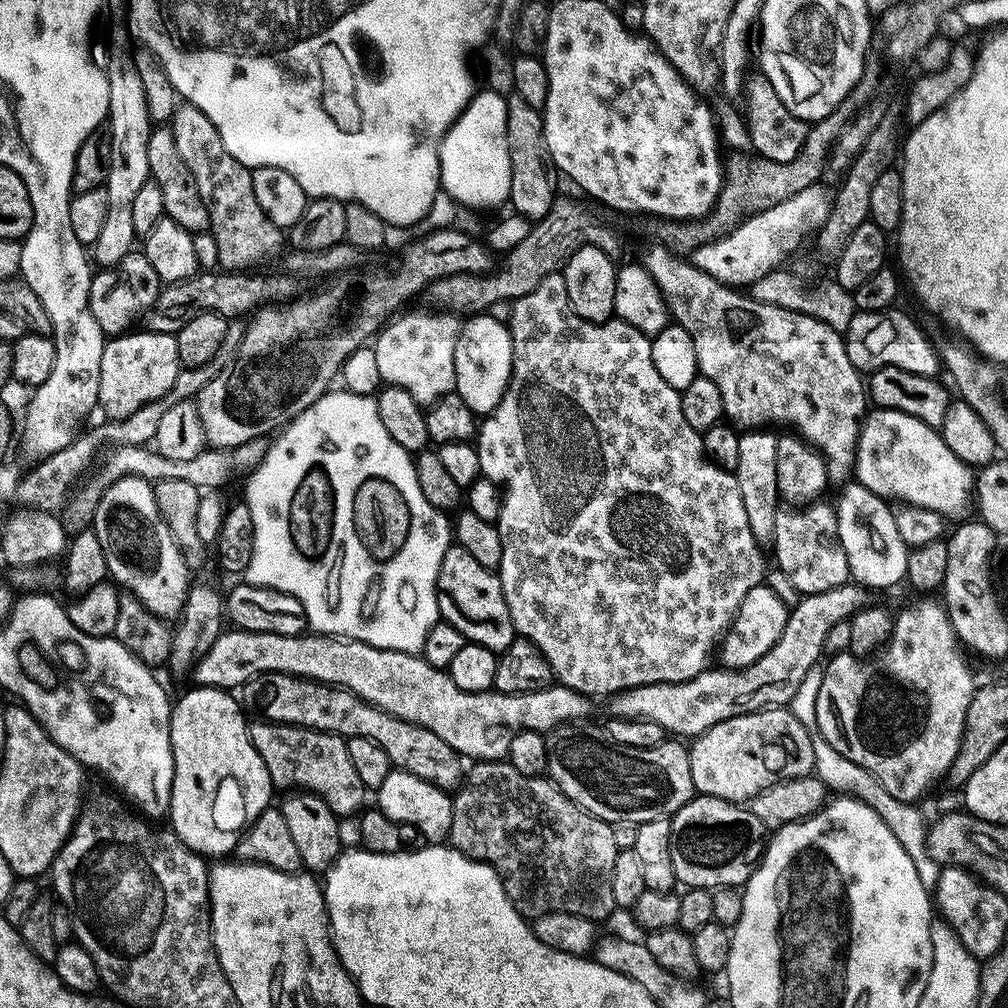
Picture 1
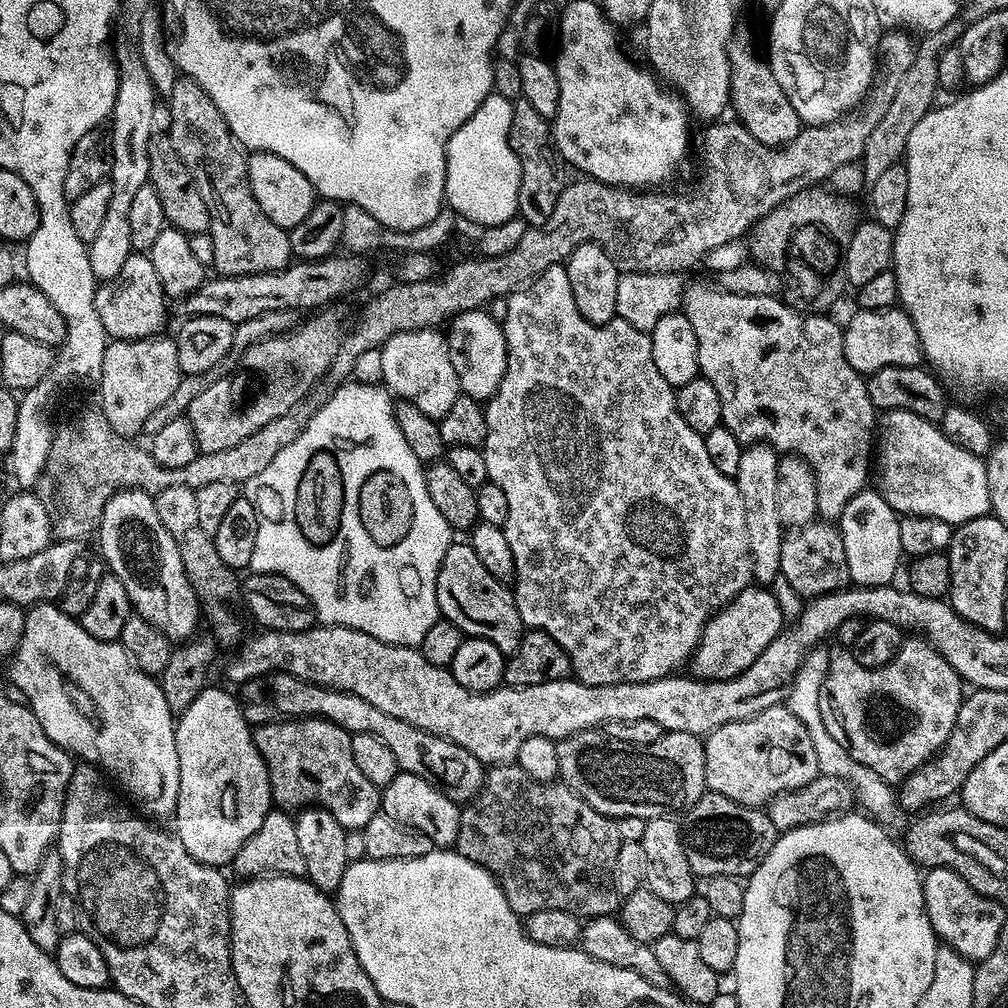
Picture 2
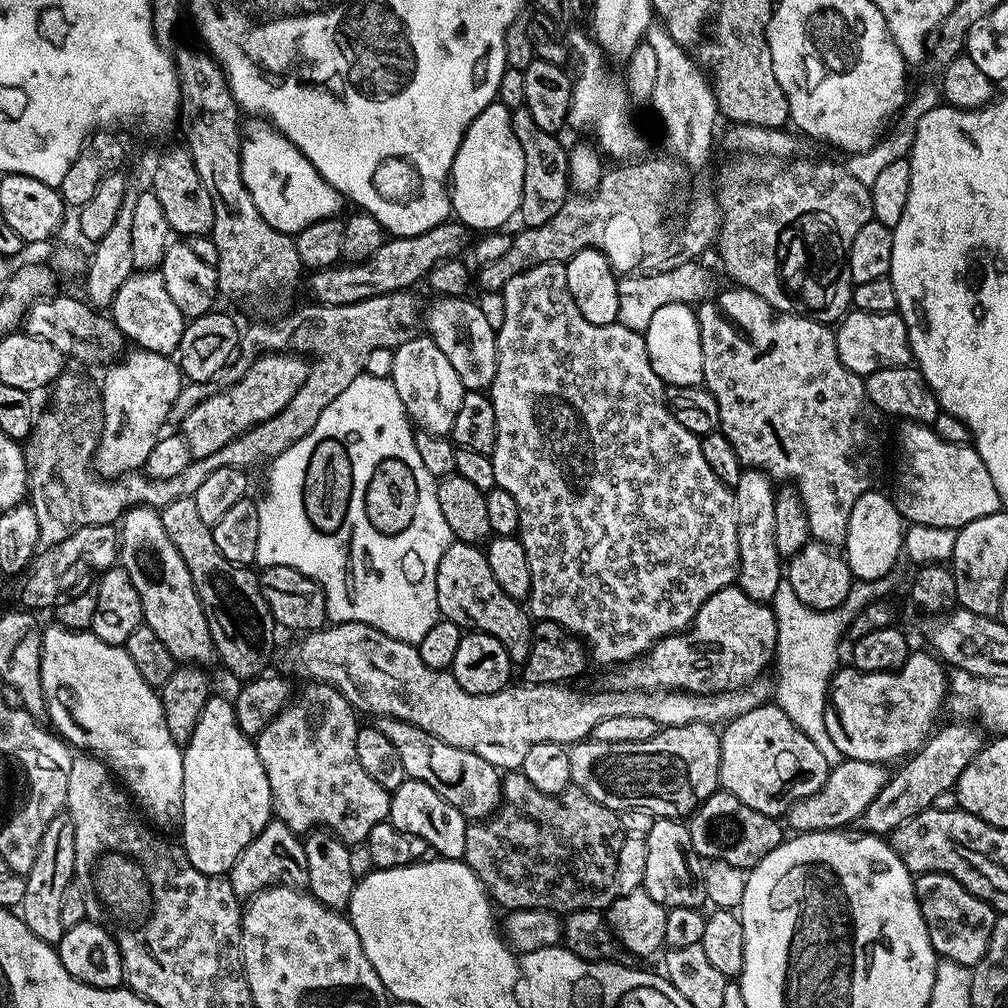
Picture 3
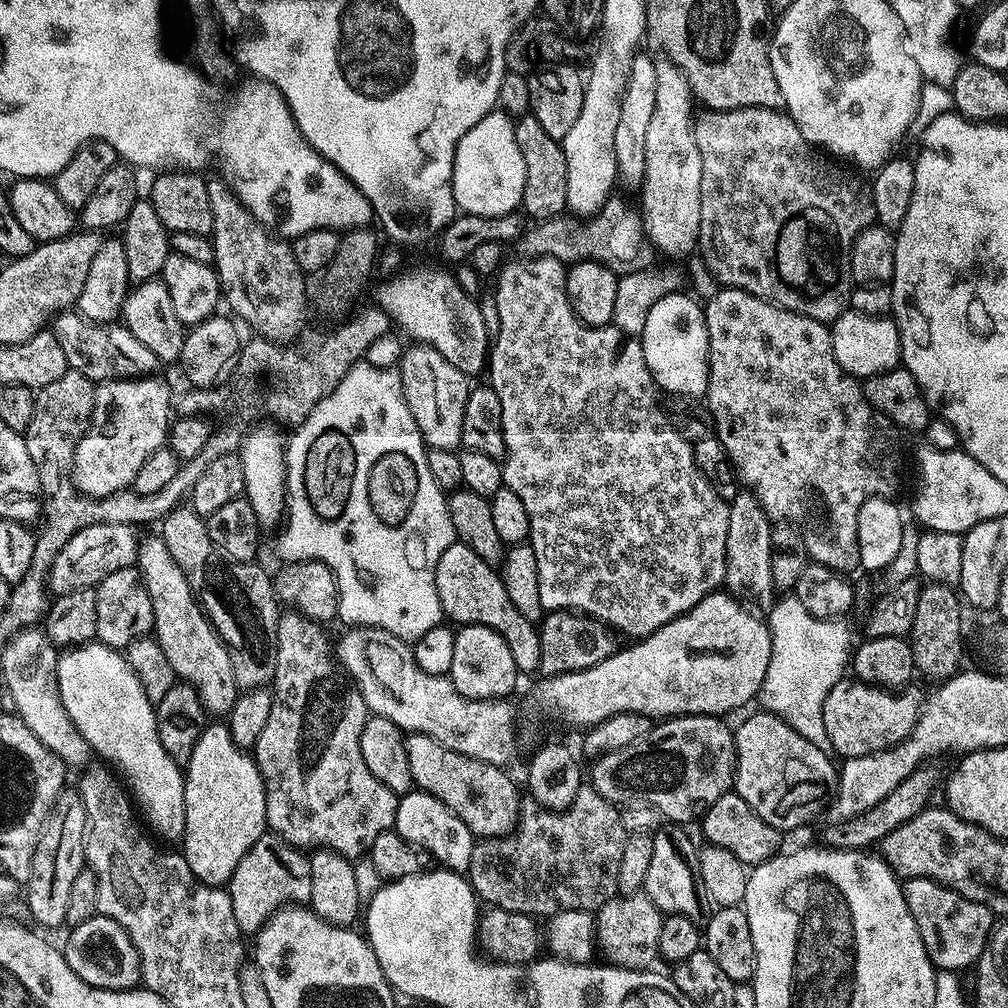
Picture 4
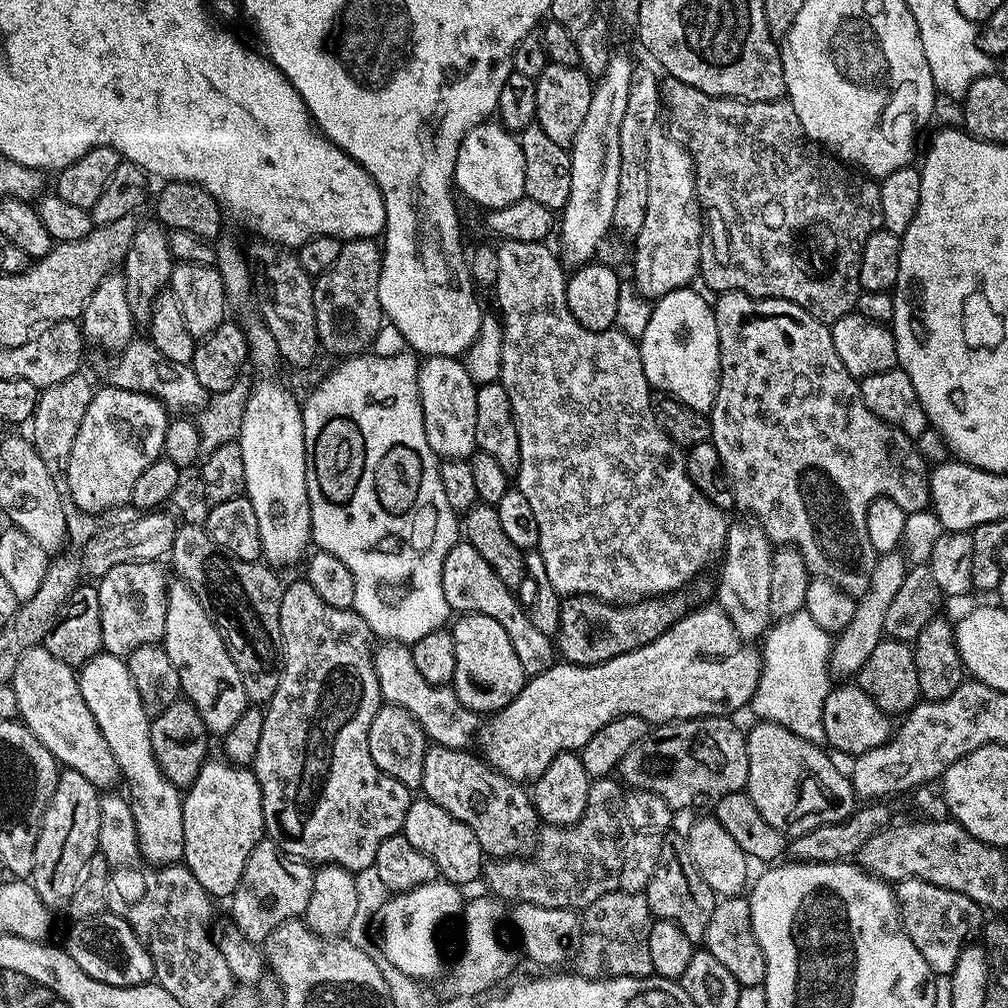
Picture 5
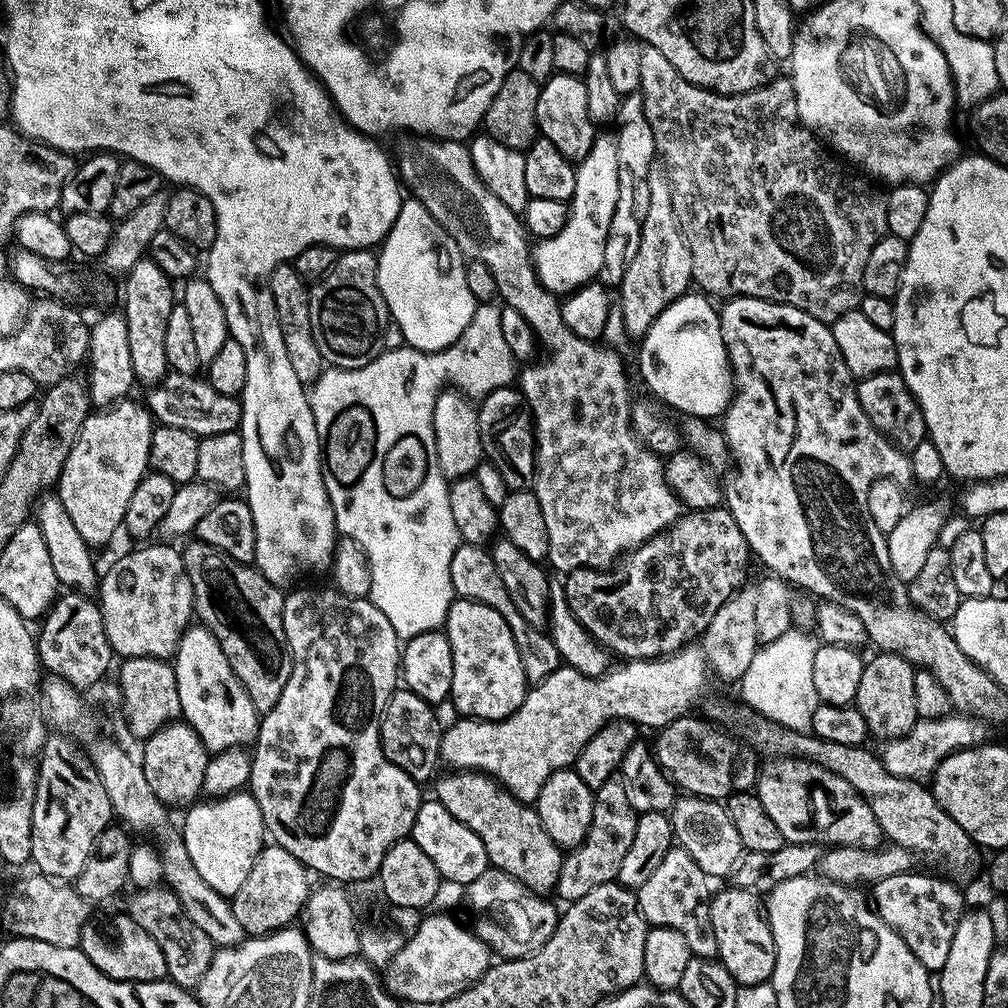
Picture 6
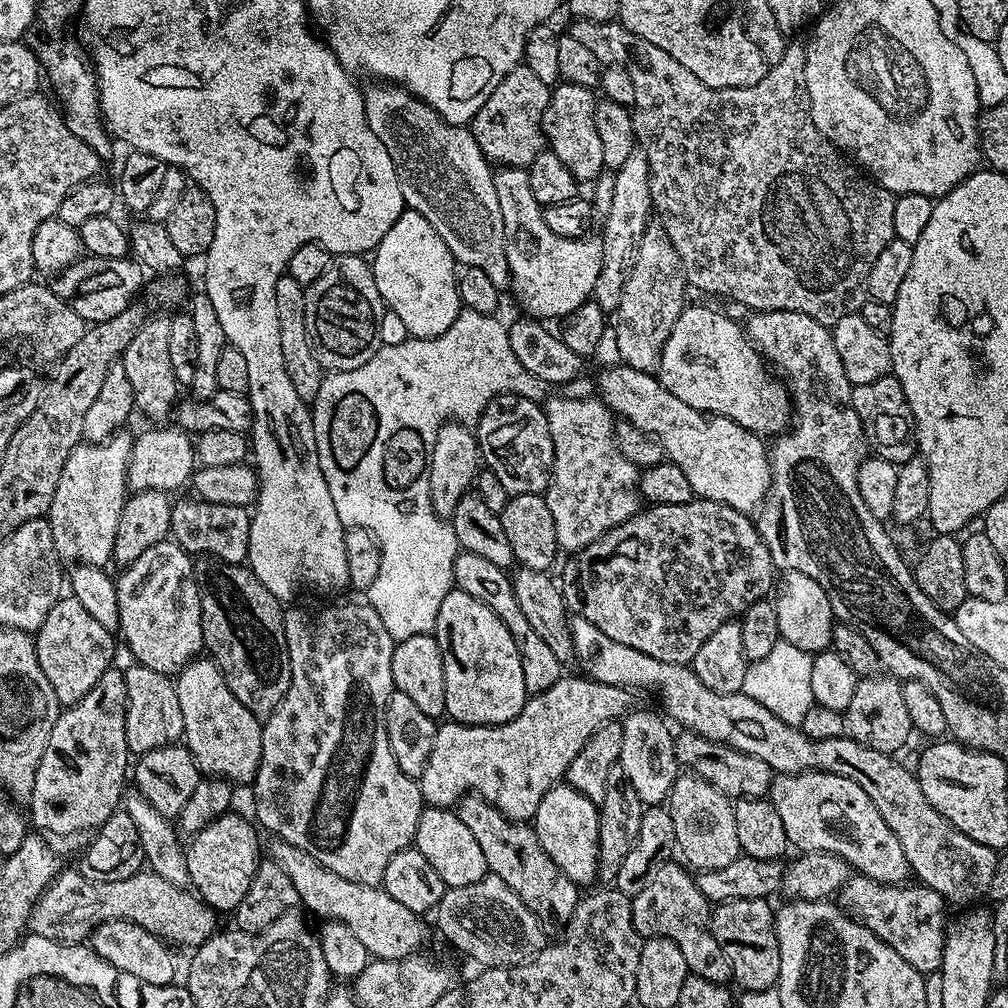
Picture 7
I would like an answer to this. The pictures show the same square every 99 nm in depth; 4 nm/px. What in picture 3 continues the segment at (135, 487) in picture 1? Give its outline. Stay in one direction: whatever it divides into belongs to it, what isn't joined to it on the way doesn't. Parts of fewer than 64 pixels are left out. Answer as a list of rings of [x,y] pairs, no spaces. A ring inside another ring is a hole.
[[[129,508],[120,517],[118,564],[130,574],[130,582],[134,582],[134,590],[138,590],[144,623],[162,638],[172,657],[188,666],[208,666],[214,660],[208,619],[182,556],[174,550],[170,538],[166,538],[166,530],[162,530],[162,518],[157,509]]]

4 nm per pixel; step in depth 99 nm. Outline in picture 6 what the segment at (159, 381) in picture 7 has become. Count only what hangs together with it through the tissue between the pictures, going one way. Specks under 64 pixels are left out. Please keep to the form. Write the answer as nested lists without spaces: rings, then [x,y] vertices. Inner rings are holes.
[[[141,258],[123,277],[124,308],[122,315],[126,322],[126,339],[130,342],[130,363],[134,366],[137,381],[144,386],[151,386],[169,372],[166,362],[166,348],[163,341],[166,338],[166,318],[174,303],[172,288],[174,281],[153,260]]]

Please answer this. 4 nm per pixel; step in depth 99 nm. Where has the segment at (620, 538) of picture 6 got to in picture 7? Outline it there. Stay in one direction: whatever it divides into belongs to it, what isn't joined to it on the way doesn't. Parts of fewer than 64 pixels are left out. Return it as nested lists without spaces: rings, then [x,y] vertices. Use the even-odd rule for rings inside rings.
[[[376,82],[373,85],[372,89],[367,89],[364,92],[366,122],[370,126],[370,130],[374,130],[374,134],[378,134],[382,146],[386,146],[386,154],[390,154],[390,162],[394,162],[394,170],[398,174],[398,186],[402,190],[402,198],[405,205],[411,211],[422,214],[422,218],[426,218],[426,222],[430,222],[430,226],[434,226],[434,230],[438,230],[438,234],[442,234],[442,242],[446,242],[446,246],[451,250],[452,256],[457,262],[470,268],[486,270],[486,275],[490,278],[490,282],[494,282],[494,286],[498,286],[501,290],[507,289],[510,284],[510,277],[508,274],[508,263],[506,262],[502,210],[498,210],[498,193],[494,190],[494,178],[492,177],[494,168],[482,154],[482,150],[478,146],[476,139],[472,137],[471,131],[467,127],[446,122],[424,100],[420,100],[414,93],[409,92],[407,88],[395,82]],[[564,396],[546,400],[542,407],[554,442],[554,458],[552,477],[542,495],[554,518],[557,549],[571,554],[640,511],[638,469],[618,450],[614,413],[603,400],[567,400]]]

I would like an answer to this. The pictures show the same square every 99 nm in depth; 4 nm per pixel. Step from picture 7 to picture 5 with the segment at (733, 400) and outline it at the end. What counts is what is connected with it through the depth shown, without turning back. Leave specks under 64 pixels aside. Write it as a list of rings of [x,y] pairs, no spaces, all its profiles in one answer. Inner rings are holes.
[[[695,287],[679,288],[670,294],[659,297],[652,304],[652,317],[646,330],[638,337],[642,366],[649,385],[657,393],[681,400],[686,406],[708,414],[720,385],[720,343],[716,314],[711,303],[708,304],[695,292]]]

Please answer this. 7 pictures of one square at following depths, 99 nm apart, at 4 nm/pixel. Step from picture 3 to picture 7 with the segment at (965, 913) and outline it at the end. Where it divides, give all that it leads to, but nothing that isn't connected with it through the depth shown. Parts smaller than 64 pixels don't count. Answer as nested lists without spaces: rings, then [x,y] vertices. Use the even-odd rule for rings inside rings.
[[[859,874],[849,875],[848,880],[838,893],[838,903],[852,919],[857,920],[866,930],[870,930],[882,942],[890,946],[890,950],[897,952],[910,966],[914,966],[922,974],[938,972],[940,963],[944,961],[944,937],[950,923],[950,912],[946,902],[934,890],[919,882],[905,882],[903,884],[883,884],[869,876]]]

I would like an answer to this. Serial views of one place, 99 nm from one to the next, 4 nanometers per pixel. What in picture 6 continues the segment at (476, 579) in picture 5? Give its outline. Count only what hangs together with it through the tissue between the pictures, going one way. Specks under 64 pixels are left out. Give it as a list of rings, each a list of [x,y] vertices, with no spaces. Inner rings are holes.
[[[461,543],[458,550],[454,550],[454,558],[450,558],[450,582],[453,593],[457,597],[474,602],[482,602],[490,606],[490,610],[498,610],[502,618],[506,618],[506,626],[510,626],[510,634],[514,634],[514,642],[518,646],[518,658],[522,658],[522,670],[526,674],[529,685],[540,684],[554,670],[562,666],[558,646],[554,646],[552,637],[547,631],[530,626],[522,614],[514,607],[514,602],[510,602],[510,594],[506,594],[506,586],[502,586],[502,578],[498,578],[498,570],[494,570],[492,553],[487,547],[478,544]]]

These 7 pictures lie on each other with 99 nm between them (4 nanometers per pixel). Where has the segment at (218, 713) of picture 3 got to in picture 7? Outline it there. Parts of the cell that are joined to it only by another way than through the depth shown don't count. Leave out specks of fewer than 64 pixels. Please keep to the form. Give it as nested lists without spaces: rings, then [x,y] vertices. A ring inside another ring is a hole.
[[[225,814],[210,822],[201,832],[191,837],[192,845],[189,843],[186,848],[188,880],[195,895],[220,914],[235,913],[238,902],[242,902],[246,890],[250,890],[250,878],[254,878],[254,870],[258,863],[257,829],[253,821],[248,821],[244,816],[232,815]]]

